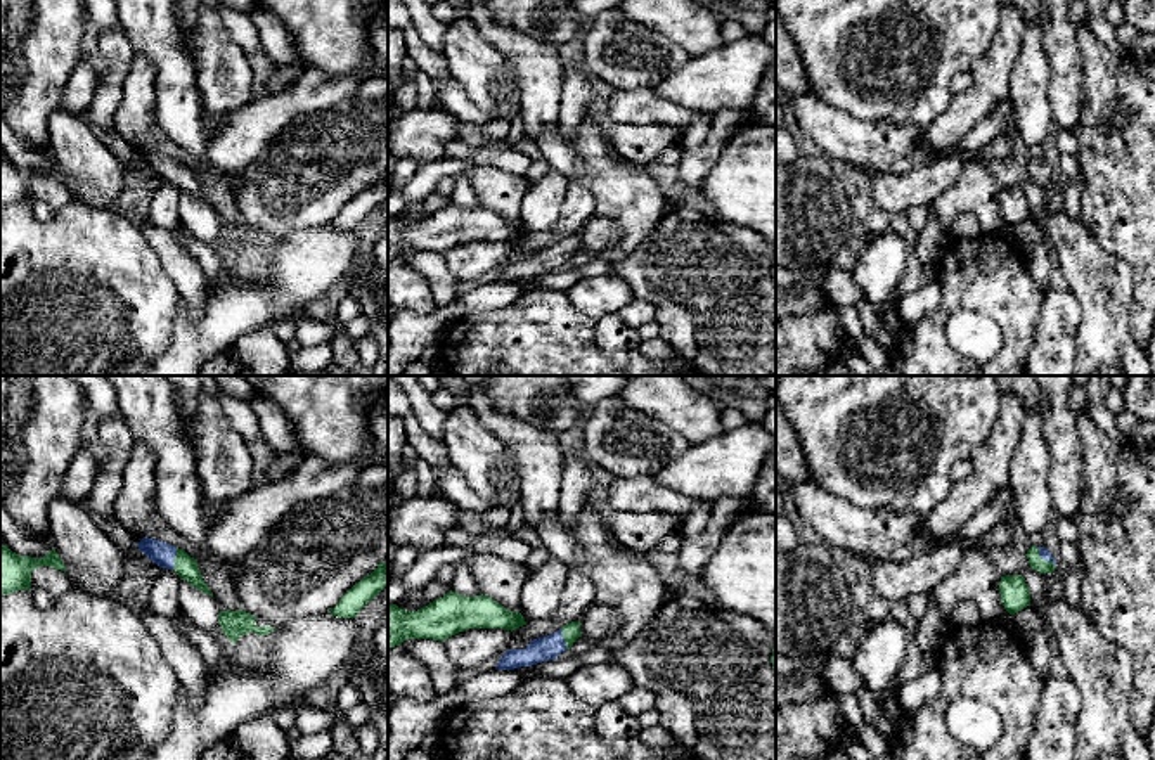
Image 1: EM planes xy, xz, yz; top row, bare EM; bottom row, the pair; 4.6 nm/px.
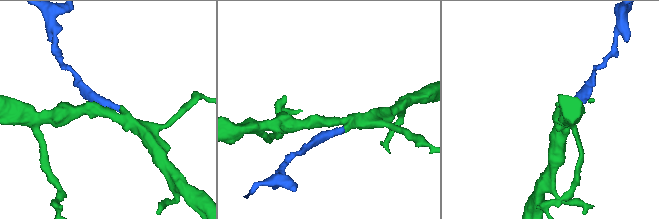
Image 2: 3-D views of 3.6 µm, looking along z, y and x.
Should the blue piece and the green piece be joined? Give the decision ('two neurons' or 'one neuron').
one neuron

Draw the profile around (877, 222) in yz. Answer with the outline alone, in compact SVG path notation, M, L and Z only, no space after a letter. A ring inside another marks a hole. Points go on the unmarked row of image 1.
M873 208L866 216L864 223L859 227L861 237L881 235L890 229L890 215L880 208Z

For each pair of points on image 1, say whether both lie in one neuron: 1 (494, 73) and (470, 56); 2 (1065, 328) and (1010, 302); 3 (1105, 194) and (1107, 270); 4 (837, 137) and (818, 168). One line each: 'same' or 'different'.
1: same
2: different
3: different
4: different

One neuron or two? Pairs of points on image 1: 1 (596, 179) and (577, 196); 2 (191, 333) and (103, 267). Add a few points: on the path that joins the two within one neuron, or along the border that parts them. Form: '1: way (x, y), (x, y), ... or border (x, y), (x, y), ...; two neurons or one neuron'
1: border (568, 177), (577, 179), (591, 193), (596, 212); two neurons
2: border (180, 300), (170, 343), (158, 357); two neurons

